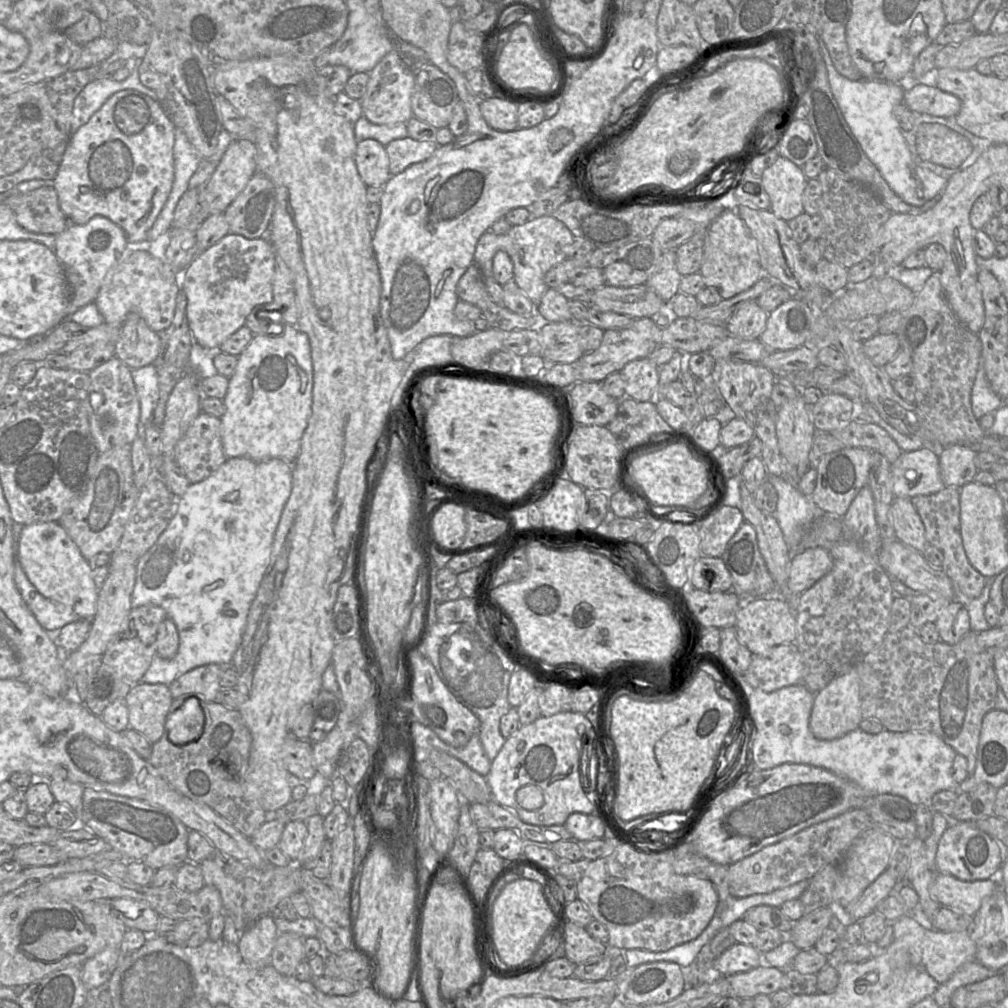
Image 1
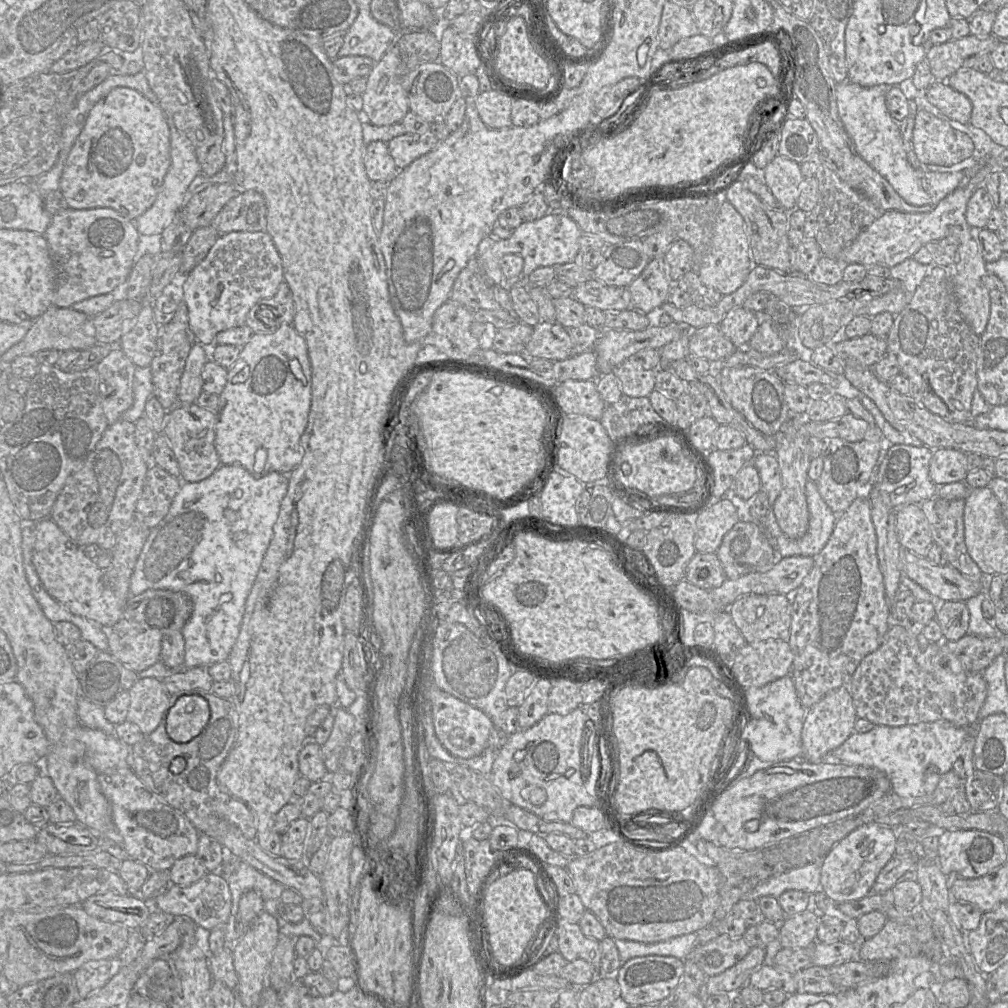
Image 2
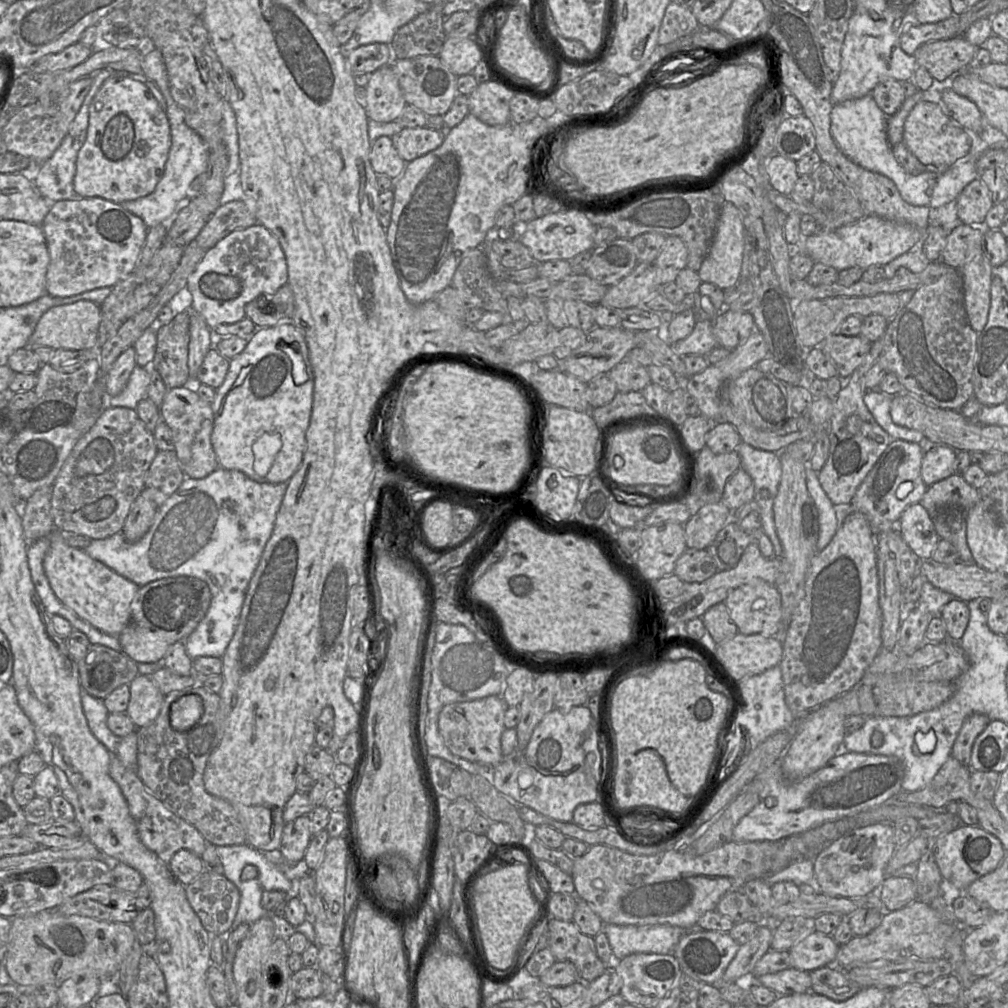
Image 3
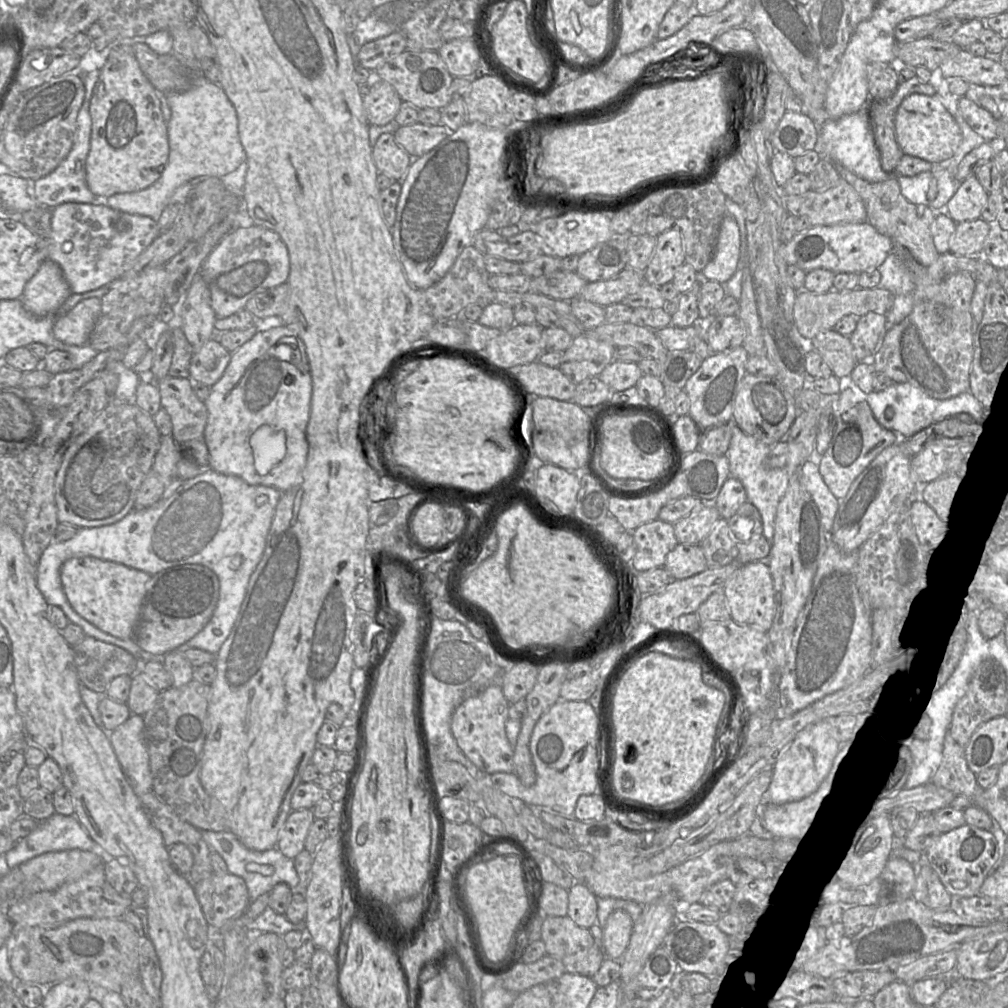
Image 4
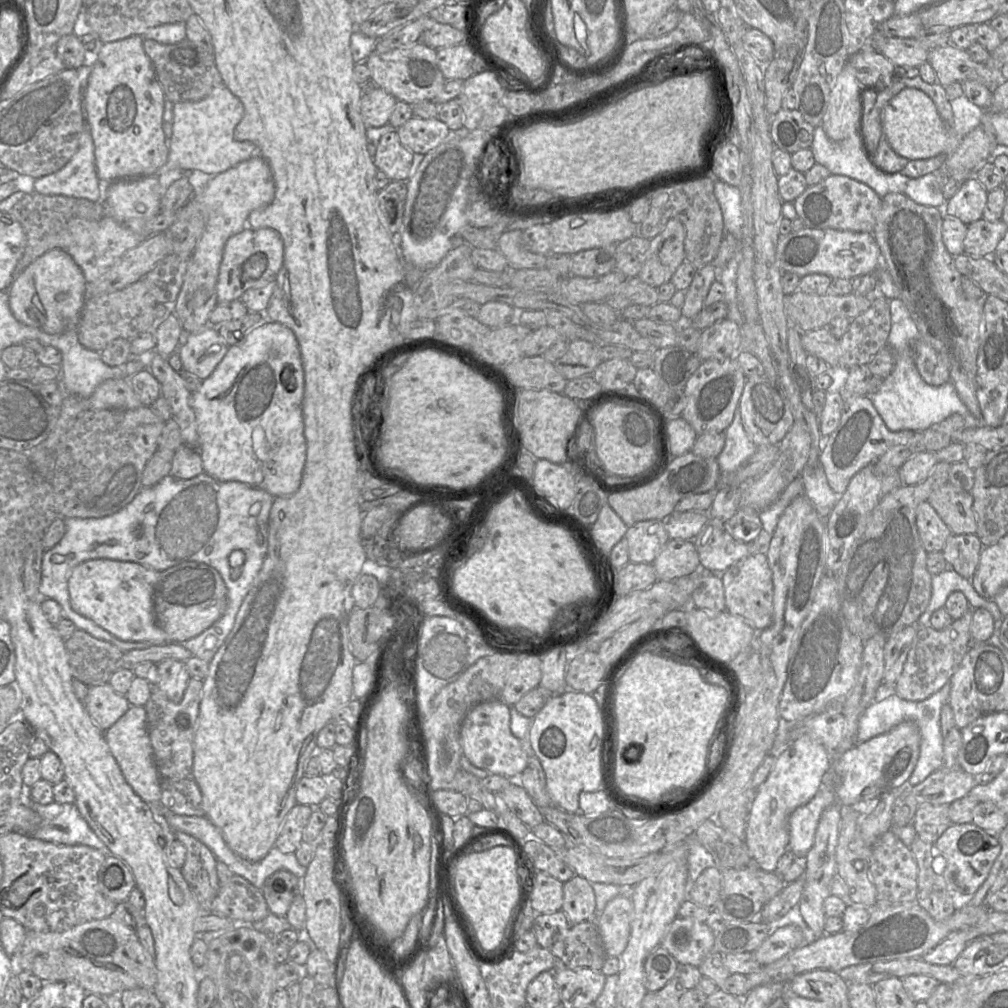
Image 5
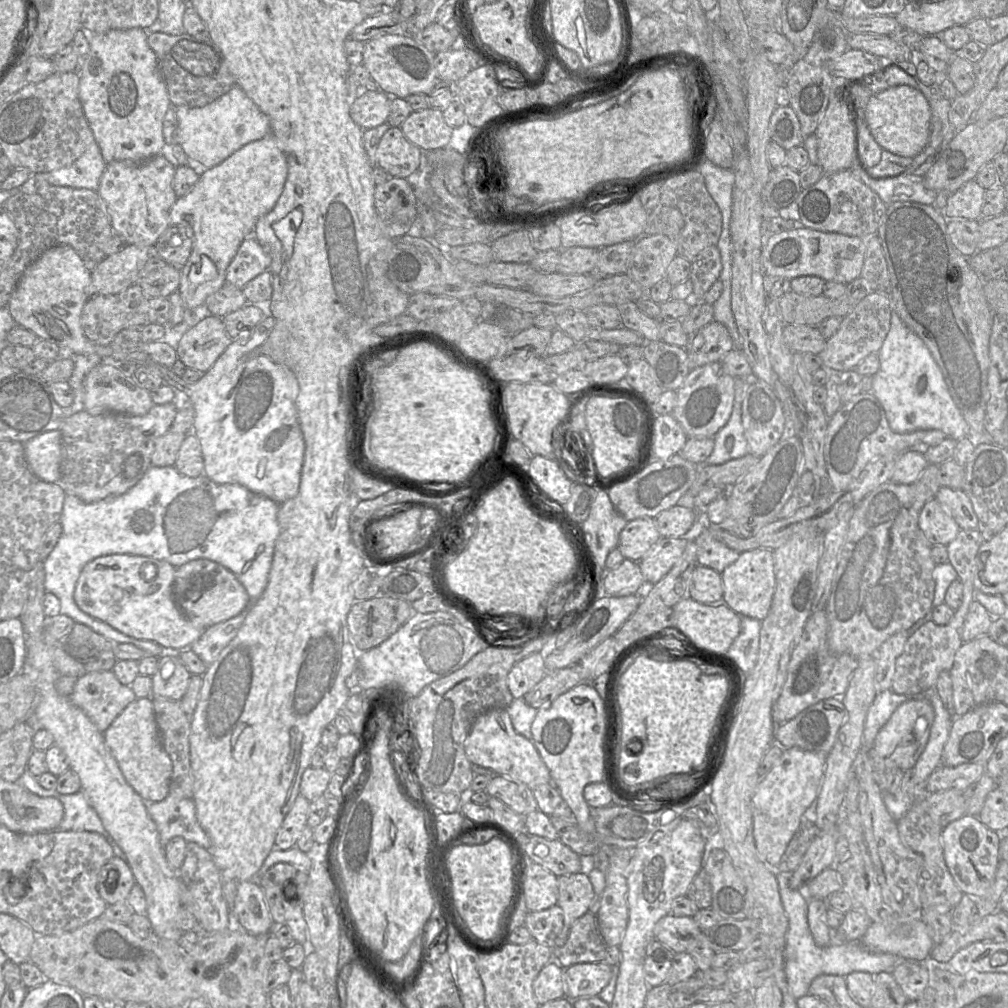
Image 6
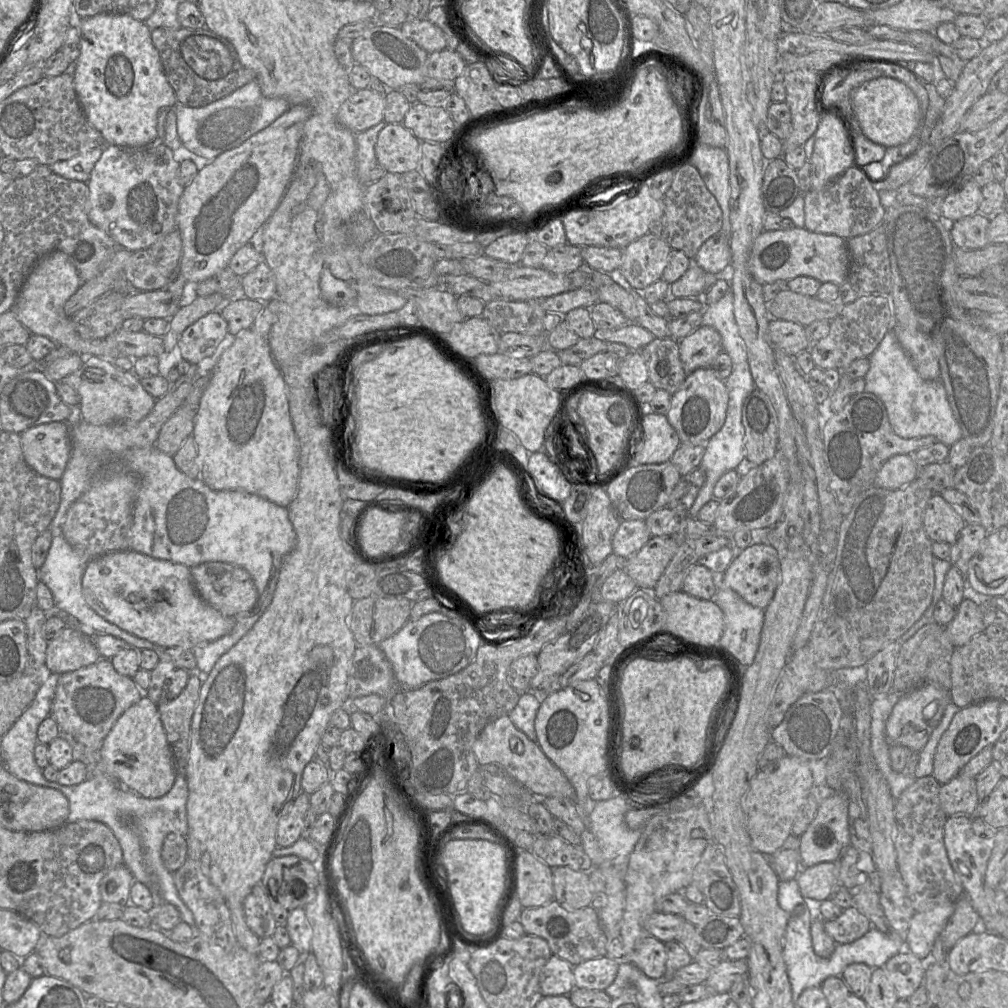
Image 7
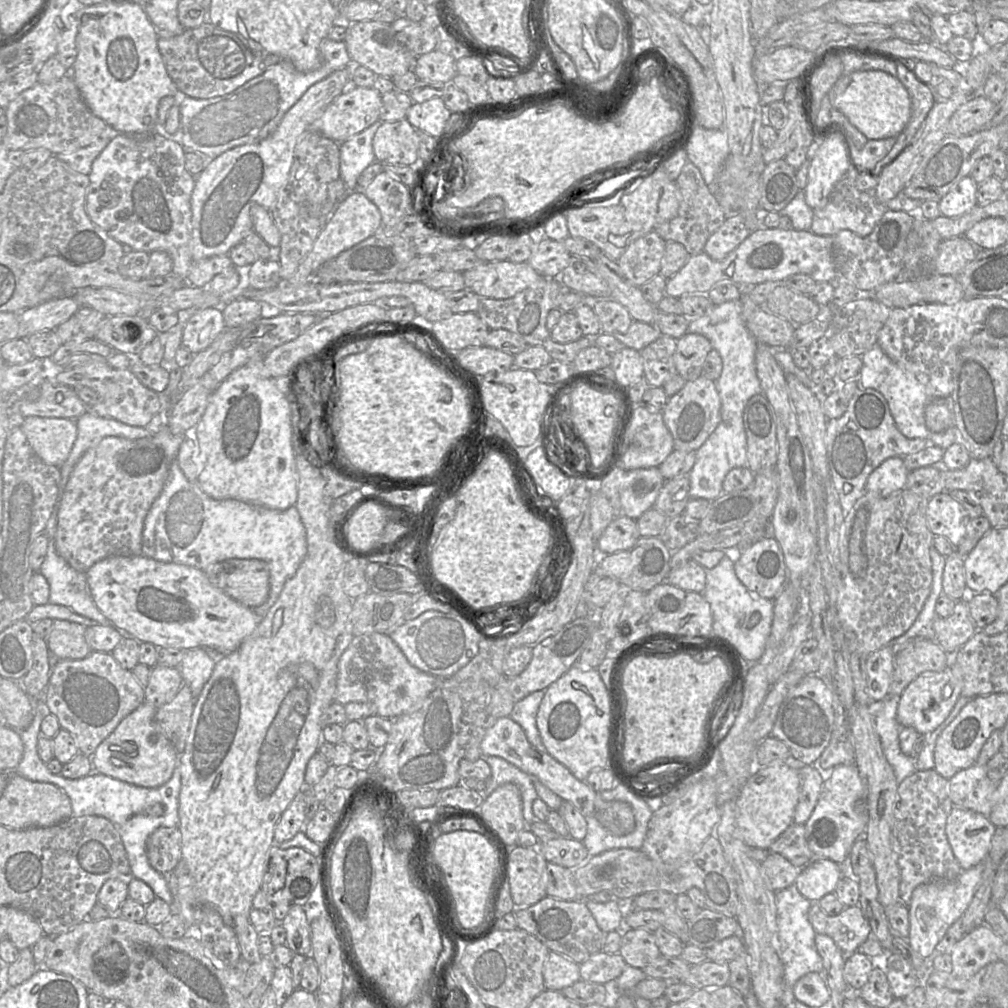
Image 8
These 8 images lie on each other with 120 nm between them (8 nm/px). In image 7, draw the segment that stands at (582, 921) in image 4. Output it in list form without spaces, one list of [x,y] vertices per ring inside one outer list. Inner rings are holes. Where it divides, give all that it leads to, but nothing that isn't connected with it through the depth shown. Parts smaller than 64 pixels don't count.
[[[569,867],[552,868],[555,900],[570,909],[581,909],[591,904],[594,894],[590,890],[588,872],[577,872]]]

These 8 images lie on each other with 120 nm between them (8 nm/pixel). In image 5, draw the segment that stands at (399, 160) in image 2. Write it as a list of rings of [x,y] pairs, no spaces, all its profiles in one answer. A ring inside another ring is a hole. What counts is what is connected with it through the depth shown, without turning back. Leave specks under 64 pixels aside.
[[[415,116],[396,131],[404,147],[412,153],[423,155],[441,144],[450,132],[447,125],[438,117],[421,119]]]

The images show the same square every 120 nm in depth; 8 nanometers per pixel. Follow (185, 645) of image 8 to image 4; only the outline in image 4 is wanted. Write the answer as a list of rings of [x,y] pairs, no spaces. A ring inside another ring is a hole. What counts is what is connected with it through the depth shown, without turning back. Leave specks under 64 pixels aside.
[[[74,557],[60,570],[61,584],[71,607],[99,630],[120,639],[133,639],[138,615],[152,575],[96,557]]]

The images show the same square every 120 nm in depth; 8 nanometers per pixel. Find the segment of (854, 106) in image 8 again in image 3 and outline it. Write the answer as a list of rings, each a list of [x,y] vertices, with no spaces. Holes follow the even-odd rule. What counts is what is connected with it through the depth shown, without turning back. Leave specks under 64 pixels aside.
[[[920,101],[910,111],[904,124],[903,142],[929,173],[944,173],[972,158],[965,127],[953,117],[946,116],[938,104],[929,101]]]

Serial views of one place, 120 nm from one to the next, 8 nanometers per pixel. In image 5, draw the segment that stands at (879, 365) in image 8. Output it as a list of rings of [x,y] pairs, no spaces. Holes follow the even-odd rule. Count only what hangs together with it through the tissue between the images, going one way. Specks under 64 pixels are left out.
[[[900,299],[889,300],[889,303],[891,329],[887,346],[894,355],[894,368],[883,380],[879,391],[870,397],[887,428],[892,432],[902,430],[922,432],[953,414],[963,417],[965,428],[976,428],[982,425],[982,420],[974,417],[961,401],[951,382],[941,386],[931,386],[922,379],[916,368],[913,353],[913,344],[920,339],[916,324]]]

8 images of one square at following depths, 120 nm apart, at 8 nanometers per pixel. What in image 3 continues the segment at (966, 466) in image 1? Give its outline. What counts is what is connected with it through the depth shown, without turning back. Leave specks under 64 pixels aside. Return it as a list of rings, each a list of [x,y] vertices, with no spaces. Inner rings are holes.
[[[946,445],[925,447],[921,476],[926,486],[931,486],[956,473],[956,454],[957,451]]]

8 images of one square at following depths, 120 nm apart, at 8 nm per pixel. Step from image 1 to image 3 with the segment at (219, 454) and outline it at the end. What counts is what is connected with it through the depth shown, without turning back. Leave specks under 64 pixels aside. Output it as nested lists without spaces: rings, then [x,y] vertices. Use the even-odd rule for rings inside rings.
[[[184,386],[166,391],[160,406],[161,421],[169,427],[174,451],[186,478],[202,479],[215,471],[219,465],[211,443],[213,411],[211,405],[202,401],[195,387]]]

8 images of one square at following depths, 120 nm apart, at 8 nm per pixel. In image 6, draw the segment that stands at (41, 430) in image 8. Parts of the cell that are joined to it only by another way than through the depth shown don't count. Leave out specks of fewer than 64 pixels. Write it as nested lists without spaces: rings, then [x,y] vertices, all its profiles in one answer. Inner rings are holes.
[[[60,430],[44,432],[23,443],[26,461],[33,474],[45,482],[58,482],[62,459]]]

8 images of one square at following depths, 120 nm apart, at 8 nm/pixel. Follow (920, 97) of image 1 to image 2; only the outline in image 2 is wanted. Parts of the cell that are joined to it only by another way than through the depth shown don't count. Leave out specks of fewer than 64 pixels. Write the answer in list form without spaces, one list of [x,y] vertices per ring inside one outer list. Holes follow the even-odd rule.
[[[933,82],[926,90],[926,98],[948,118],[970,124],[972,103],[963,93],[949,85]]]

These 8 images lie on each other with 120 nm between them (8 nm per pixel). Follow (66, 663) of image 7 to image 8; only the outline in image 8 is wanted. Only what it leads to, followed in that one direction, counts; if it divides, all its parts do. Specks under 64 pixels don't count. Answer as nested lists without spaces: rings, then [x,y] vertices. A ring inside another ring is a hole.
[[[53,619],[53,625],[47,637],[49,651],[58,659],[79,660],[92,651],[85,639],[85,629],[81,624]]]

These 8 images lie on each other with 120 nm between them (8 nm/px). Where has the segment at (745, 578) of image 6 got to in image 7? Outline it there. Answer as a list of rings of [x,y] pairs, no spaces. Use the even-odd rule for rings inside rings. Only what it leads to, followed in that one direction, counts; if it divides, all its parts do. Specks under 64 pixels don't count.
[[[754,542],[742,551],[736,551],[733,561],[722,575],[722,582],[749,604],[765,610],[771,602],[780,582],[781,552],[766,542]]]

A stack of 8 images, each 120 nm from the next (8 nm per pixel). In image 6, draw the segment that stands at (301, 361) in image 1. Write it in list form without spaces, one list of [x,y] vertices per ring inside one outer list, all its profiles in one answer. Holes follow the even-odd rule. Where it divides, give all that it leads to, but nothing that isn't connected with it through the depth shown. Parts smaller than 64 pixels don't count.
[[[267,316],[259,322],[252,331],[245,331],[242,335],[240,335],[240,337],[232,340],[231,344],[218,357],[213,366],[195,383],[185,382],[182,379],[182,376],[177,376],[167,367],[162,367],[158,364],[148,367],[156,368],[156,370],[159,371],[163,384],[166,384],[174,389],[176,392],[176,398],[180,398],[180,395],[184,395],[192,402],[194,406],[194,423],[192,433],[198,438],[201,445],[204,463],[203,474],[206,477],[217,484],[239,484],[248,490],[262,494],[273,501],[284,502],[294,498],[299,491],[301,470],[304,462],[305,442],[300,429],[296,409],[296,398],[299,394],[299,384],[296,376],[287,366],[281,366],[274,363],[269,357],[262,353],[262,345],[267,340],[274,325],[275,319],[272,316]]]

